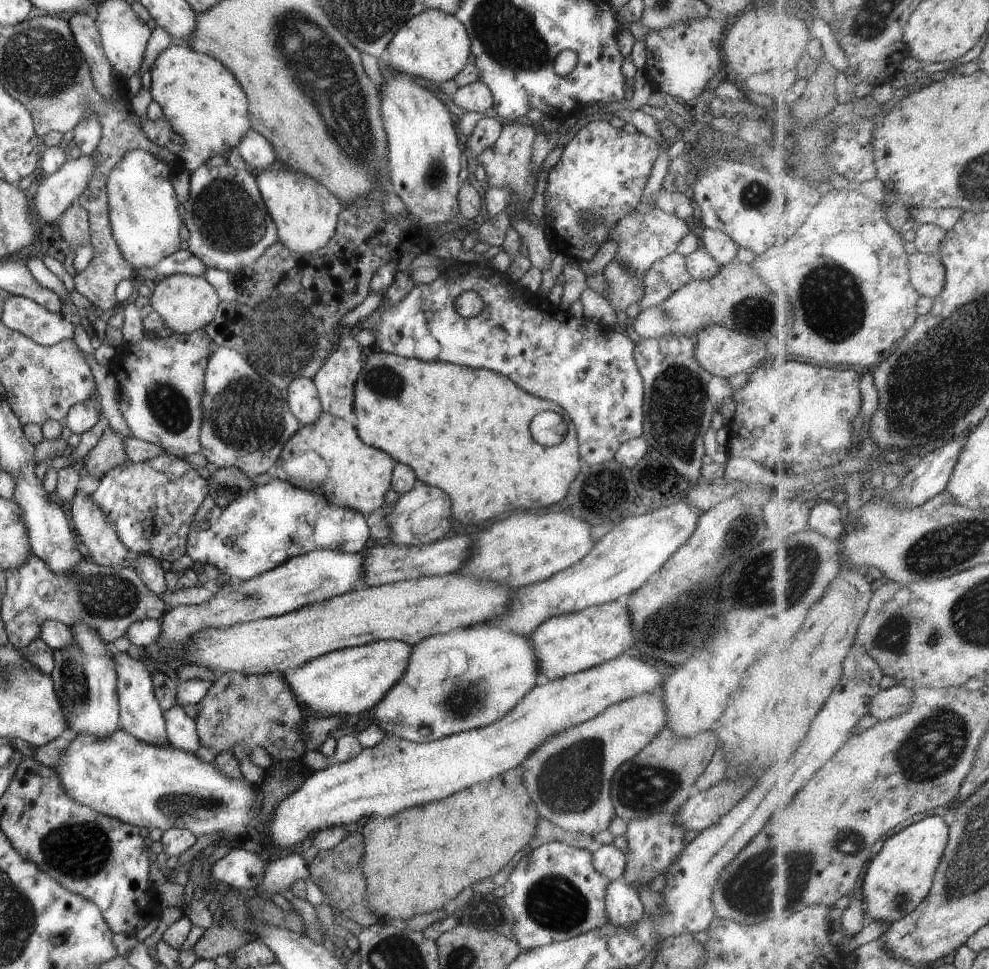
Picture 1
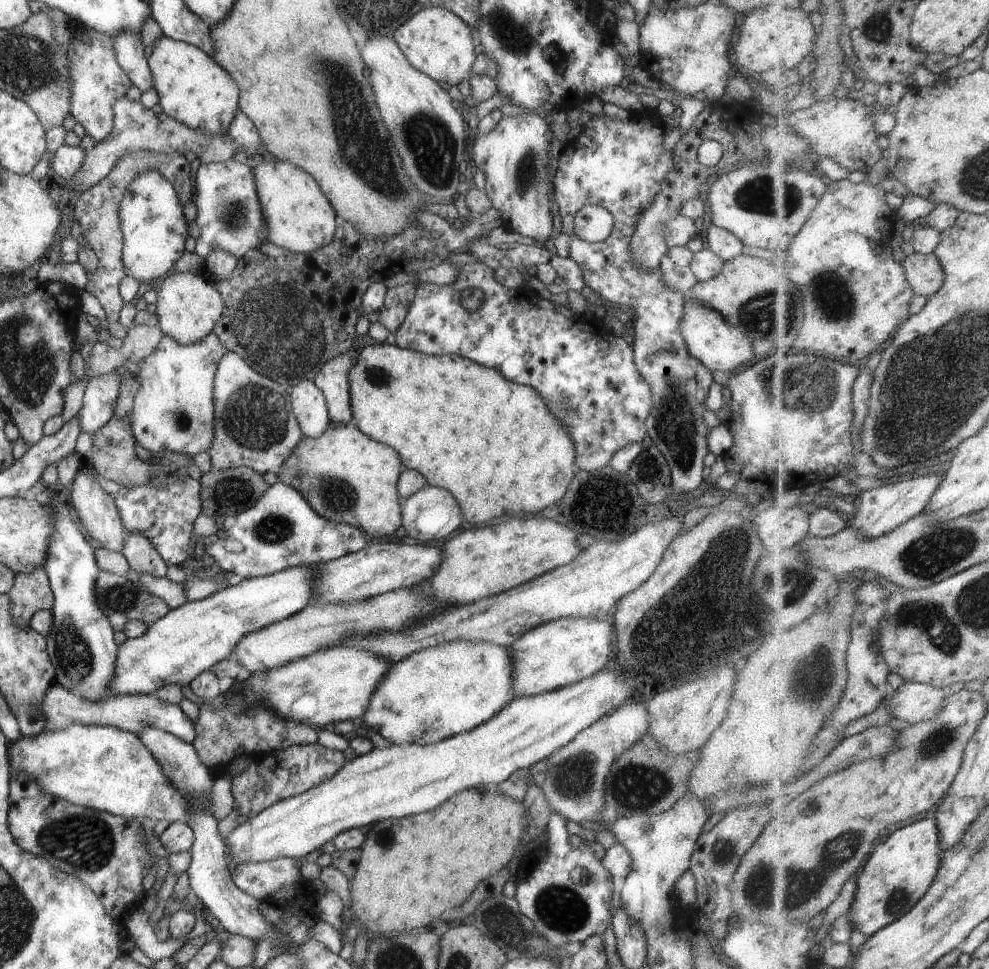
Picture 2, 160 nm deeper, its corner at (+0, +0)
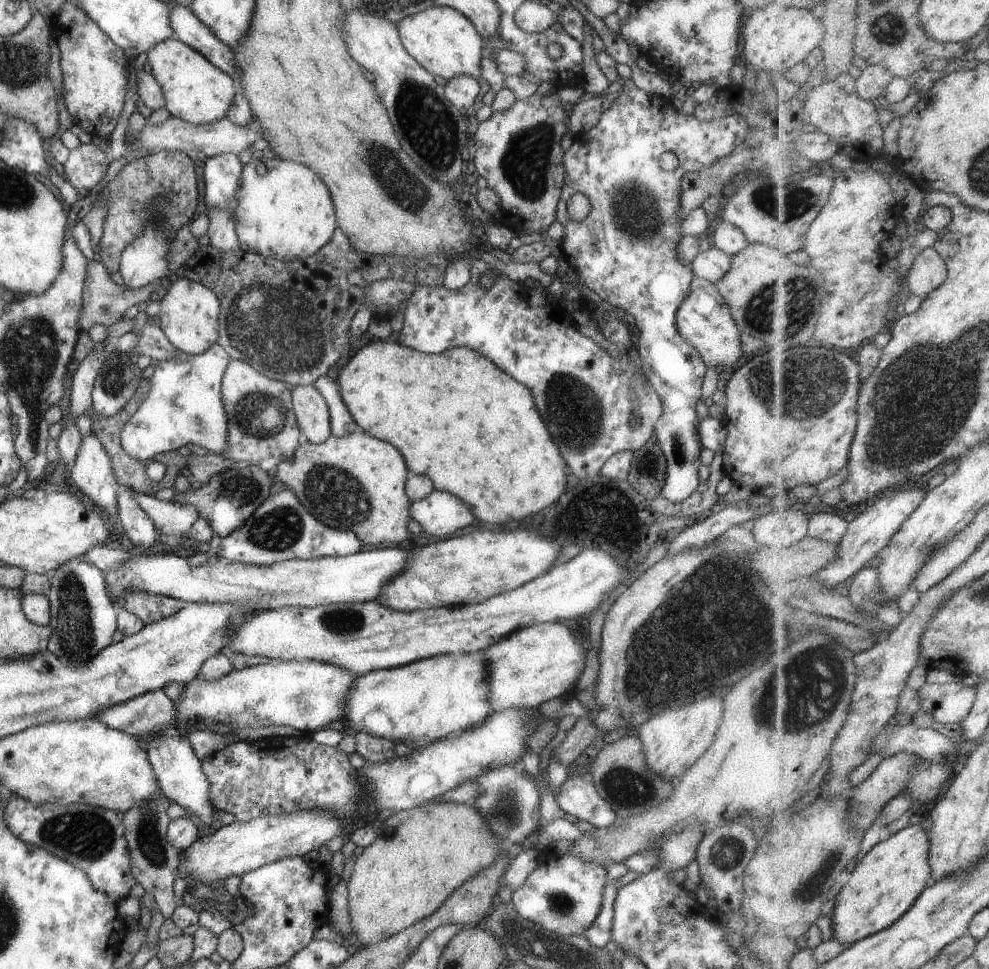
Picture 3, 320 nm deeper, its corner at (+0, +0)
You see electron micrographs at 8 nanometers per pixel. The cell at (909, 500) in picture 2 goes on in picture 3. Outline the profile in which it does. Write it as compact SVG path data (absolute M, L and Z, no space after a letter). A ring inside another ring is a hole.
M928 488L925 490L905 490L902 492L891 491L891 496L881 496L870 508L863 511L848 526L847 534L842 538L838 548L837 558L832 560L828 567L823 567L811 578L821 583L828 589L835 588L843 580L847 582L851 576L856 575L865 564L875 564L882 552L892 542L893 535L900 530L903 523L920 507L927 496Z

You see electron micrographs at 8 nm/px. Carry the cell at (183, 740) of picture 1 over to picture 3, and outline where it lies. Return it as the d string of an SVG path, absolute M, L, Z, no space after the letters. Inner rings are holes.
M155 689L111 705L99 711L93 719L143 740L143 736L147 739L169 726L173 727L176 708L162 689Z

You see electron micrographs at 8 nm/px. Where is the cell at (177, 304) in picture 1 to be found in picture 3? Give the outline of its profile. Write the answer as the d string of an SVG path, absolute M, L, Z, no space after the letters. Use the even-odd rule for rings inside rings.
M185 277L172 278L167 292L158 301L159 328L177 351L188 355L205 352L218 337L219 301L213 291Z

